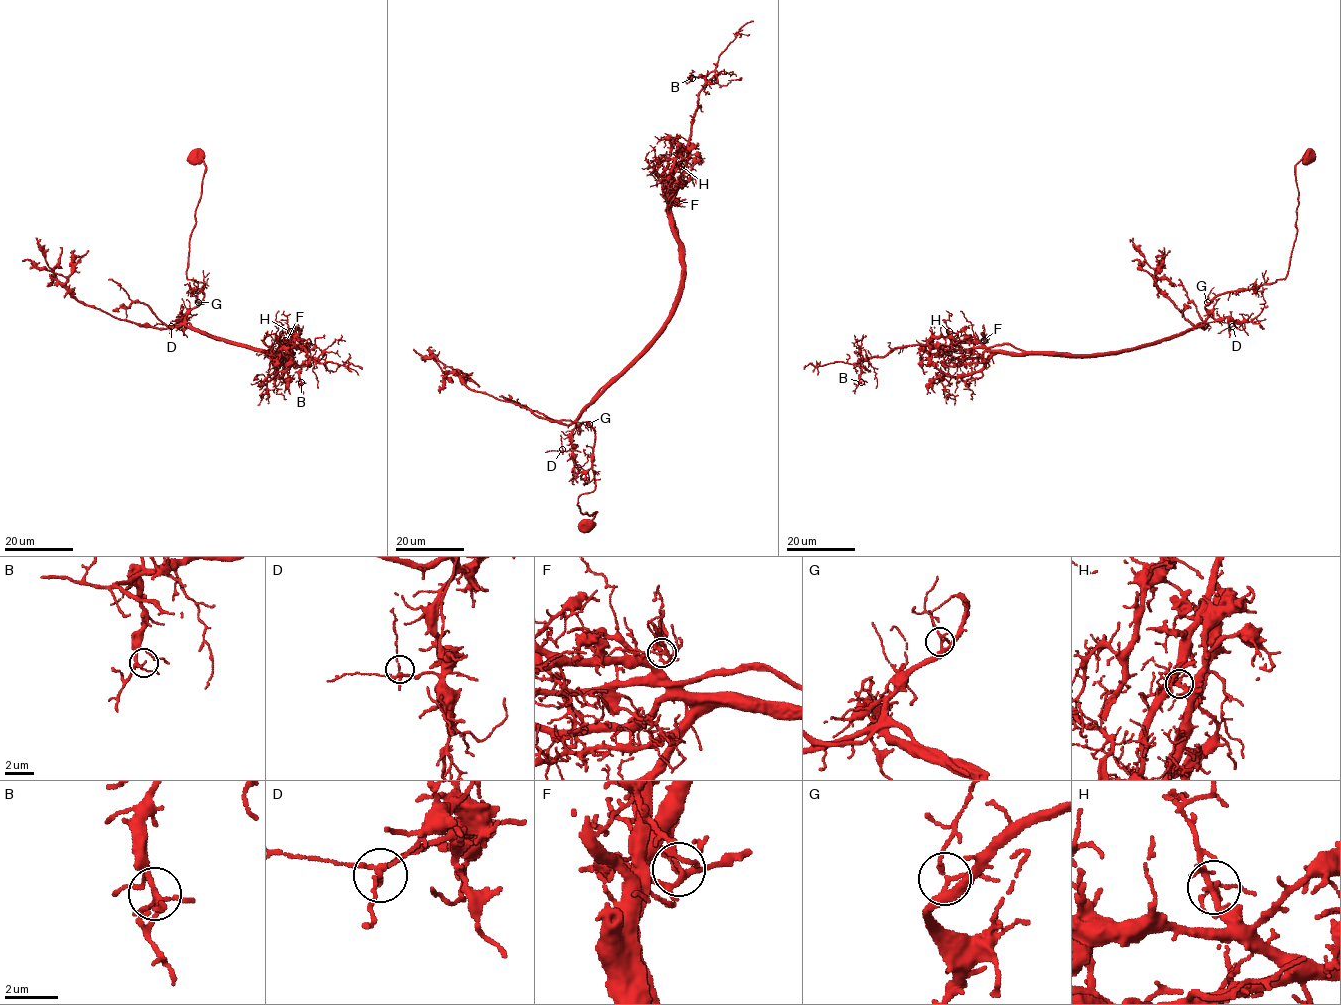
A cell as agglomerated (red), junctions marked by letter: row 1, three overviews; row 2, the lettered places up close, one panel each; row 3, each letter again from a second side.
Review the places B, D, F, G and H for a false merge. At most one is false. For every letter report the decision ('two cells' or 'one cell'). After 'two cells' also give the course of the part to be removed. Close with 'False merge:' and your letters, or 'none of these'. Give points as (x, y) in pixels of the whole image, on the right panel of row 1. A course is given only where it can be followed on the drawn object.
B: one cell
D: one cell
F: two cells; course (984, 340), (984, 347), (1010, 344), (1052, 355), (1081, 357), (1130, 351), (1200, 323), (1204, 325), (1179, 279)
G: one cell
H: one cell
False merge: F

